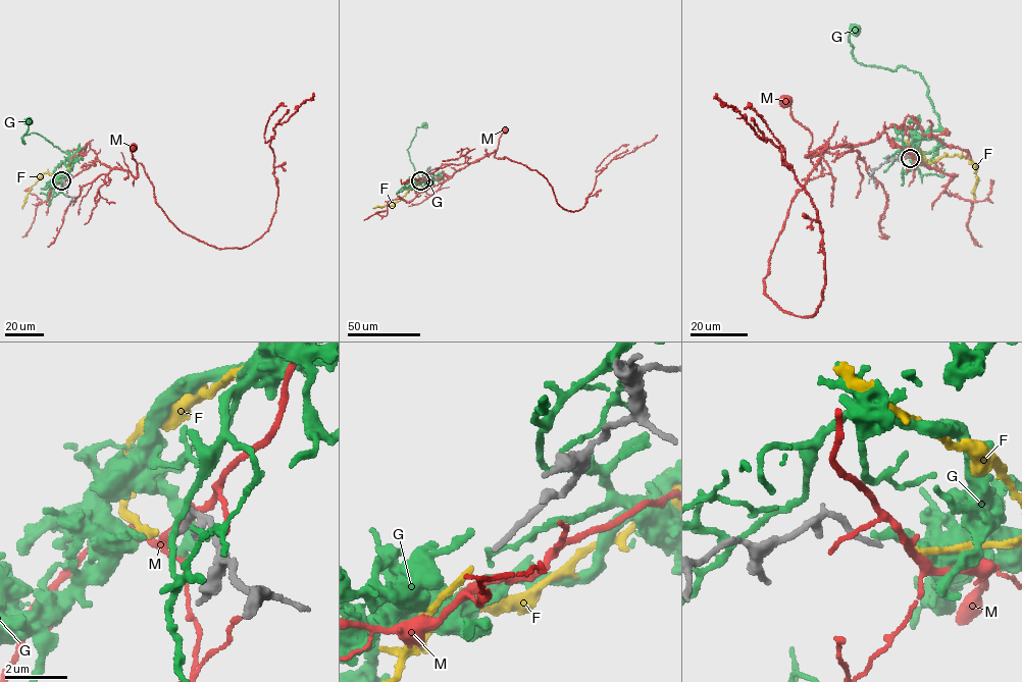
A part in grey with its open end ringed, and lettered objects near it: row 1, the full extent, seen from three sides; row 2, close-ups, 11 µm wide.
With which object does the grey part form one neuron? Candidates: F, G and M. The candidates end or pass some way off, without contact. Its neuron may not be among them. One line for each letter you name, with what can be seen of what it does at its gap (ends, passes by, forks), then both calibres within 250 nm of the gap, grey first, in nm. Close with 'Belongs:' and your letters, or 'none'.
F: It ends there. Thickness 160 nm (grey) against 200 nm
Belongs: F

